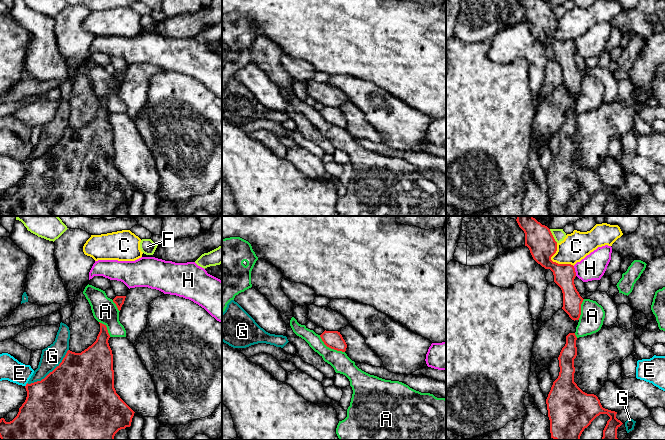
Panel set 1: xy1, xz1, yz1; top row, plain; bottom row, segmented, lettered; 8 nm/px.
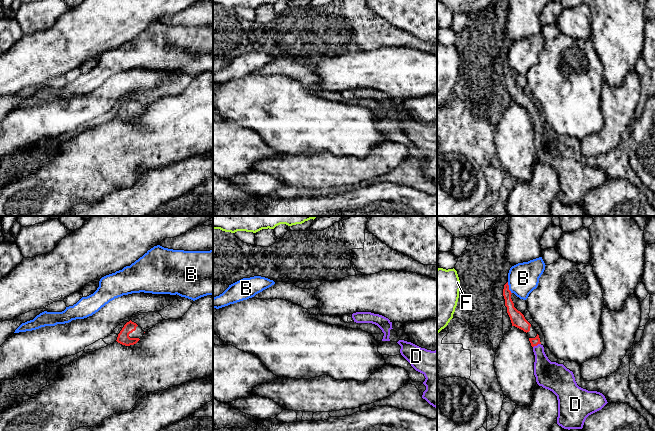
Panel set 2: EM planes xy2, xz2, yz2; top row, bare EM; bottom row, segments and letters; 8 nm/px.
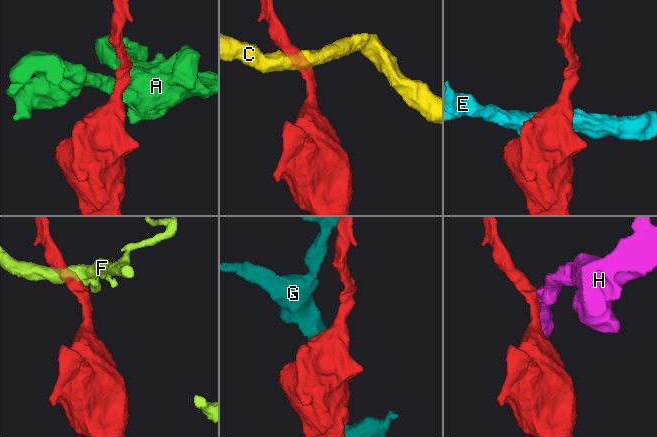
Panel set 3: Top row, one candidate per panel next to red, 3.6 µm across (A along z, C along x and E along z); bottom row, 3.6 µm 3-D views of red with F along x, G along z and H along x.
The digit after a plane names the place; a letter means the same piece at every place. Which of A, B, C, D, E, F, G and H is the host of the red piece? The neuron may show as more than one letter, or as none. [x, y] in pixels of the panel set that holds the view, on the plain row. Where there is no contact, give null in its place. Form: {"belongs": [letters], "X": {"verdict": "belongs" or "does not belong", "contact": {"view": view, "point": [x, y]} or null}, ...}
{"belongs": ["D"], "A": {"verdict": "does not belong", "contact": {"view": "xz1", "point": [330, 123]}}, "B": {"verdict": "does not belong", "contact": {"view": "yz2", "point": [508, 64]}}, "C": {"verdict": "does not belong", "contact": {"view": "yz1", "point": [554, 38]}}, "D": {"verdict": "belongs", "contact": {"view": "yz2", "point": [536, 121]}}, "E": {"verdict": "does not belong", "contact": {"view": "xy1", "point": [26, 160]}}, "F": {"verdict": "does not belong", "contact": {"view": "yz1", "point": [552, 12]}}, "G": {"verdict": "does not belong", "contact": {"view": "xy1", "point": [50, 148]}}, "H": {"verdict": "does not belong", "contact": {"view": "yz1", "point": [574, 47]}}}

